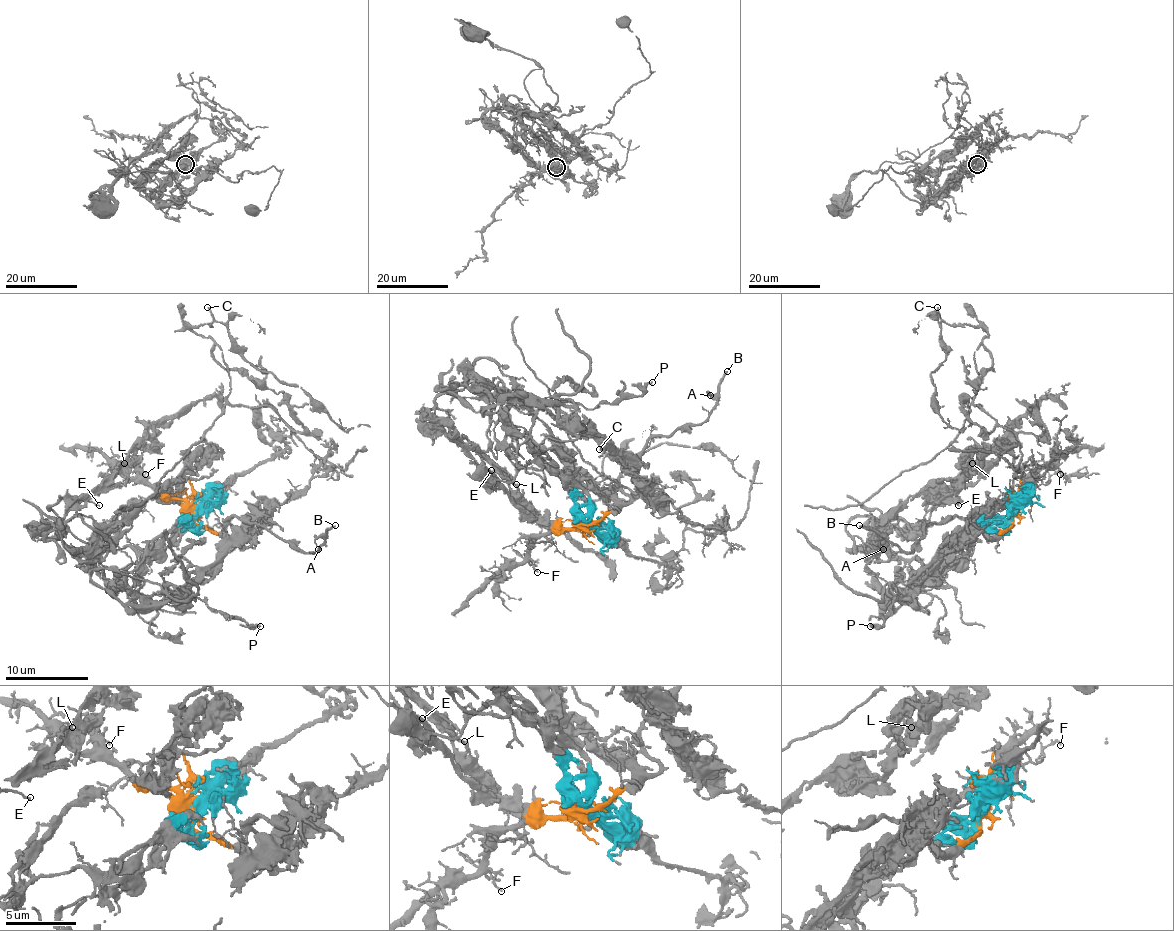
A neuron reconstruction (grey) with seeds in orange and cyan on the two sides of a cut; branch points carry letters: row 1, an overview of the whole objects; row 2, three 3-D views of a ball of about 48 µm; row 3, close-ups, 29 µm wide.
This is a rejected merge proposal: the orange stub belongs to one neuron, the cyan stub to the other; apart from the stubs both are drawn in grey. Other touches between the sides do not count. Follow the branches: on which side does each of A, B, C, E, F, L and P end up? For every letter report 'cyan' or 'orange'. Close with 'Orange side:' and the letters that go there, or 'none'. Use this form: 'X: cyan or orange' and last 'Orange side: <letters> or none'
A: orange
B: orange
C: cyan
E: cyan
F: orange
L: cyan
P: cyan
Orange side: A, B, F

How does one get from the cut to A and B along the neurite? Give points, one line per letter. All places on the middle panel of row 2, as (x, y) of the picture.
A: (586, 524), (597, 522), (607, 509), (620, 474), (655, 437), (707, 418), (715, 404), (707, 391), (711, 395)
B: (586, 524), (597, 522), (607, 509), (626, 468), (653, 439), (707, 418), (727, 371)

